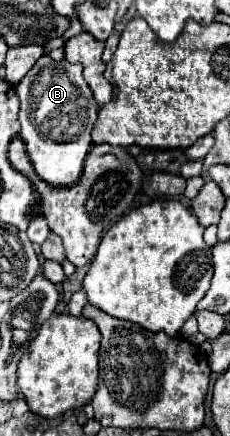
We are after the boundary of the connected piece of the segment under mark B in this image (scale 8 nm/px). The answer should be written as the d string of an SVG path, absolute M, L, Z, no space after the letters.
M42 56L16 84L16 92L20 96L20 138L26 142L38 176L52 186L72 186L82 174L84 158L92 146L90 132L100 110L82 76L82 64L56 62L50 56Z

